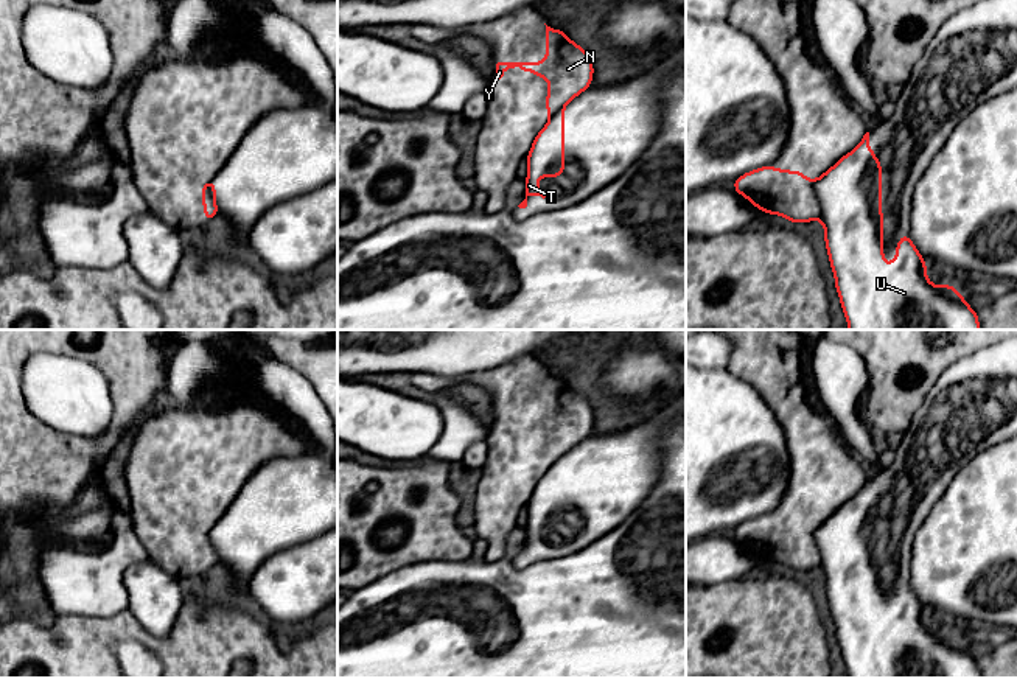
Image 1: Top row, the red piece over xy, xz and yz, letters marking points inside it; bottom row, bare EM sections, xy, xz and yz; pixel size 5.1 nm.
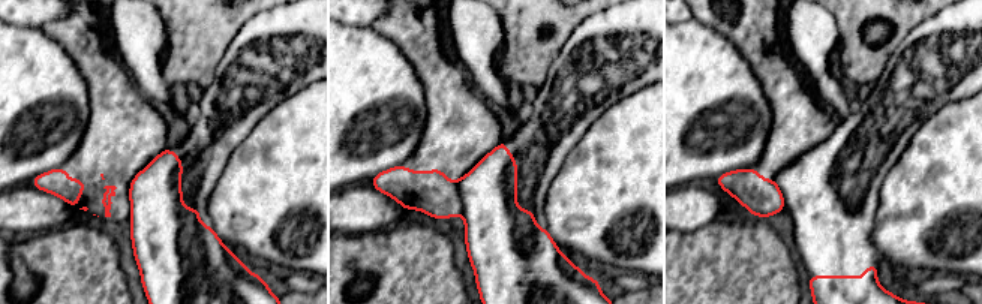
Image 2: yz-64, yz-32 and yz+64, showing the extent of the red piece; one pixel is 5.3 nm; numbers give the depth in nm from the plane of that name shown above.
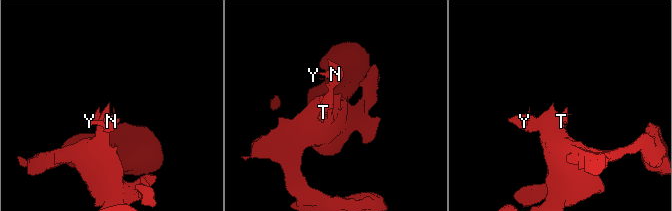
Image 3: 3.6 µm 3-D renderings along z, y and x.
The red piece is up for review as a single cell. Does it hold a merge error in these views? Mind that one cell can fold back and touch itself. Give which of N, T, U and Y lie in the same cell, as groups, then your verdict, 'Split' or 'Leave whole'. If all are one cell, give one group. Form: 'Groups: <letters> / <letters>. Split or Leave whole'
Groups: N Y / T U. Split

